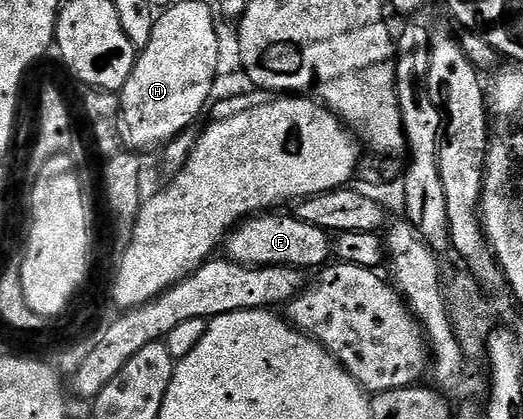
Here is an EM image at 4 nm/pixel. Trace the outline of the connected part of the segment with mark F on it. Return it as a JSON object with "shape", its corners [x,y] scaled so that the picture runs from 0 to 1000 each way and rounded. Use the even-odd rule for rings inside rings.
{"shape":[[[516,501],[461,527],[428,575],[430,609],[453,630],[470,630],[476,640],[551,635],[608,644],[633,628],[633,556],[612,539],[597,539],[597,530],[581,530],[568,511],[530,516],[532,511],[530,504]]]}

